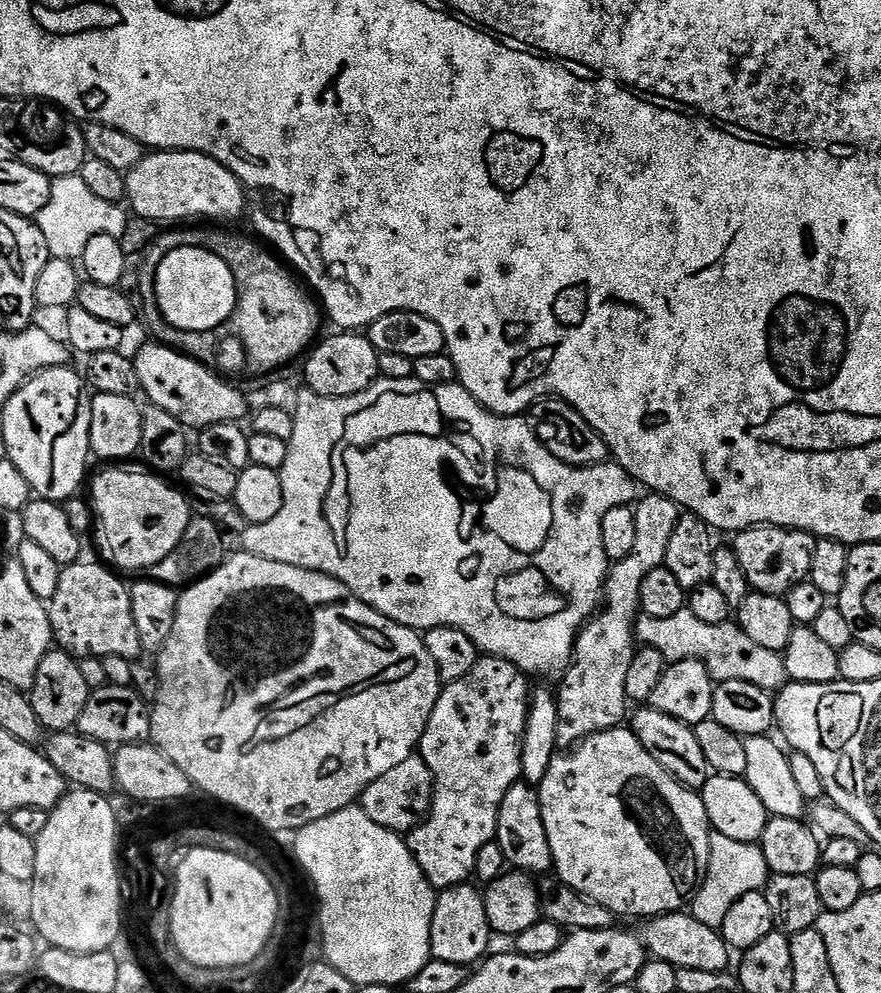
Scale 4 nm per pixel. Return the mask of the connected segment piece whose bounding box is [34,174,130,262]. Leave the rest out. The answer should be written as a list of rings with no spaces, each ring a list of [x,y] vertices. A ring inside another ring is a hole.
[[[80,175],[57,176],[50,186],[50,202],[46,202],[46,207],[34,217],[37,226],[42,230],[42,238],[46,238],[49,257],[54,259],[66,259],[73,262],[79,261],[80,255],[86,250],[86,245],[90,243],[90,238],[98,238],[98,234],[106,234],[119,238],[127,228],[130,219],[129,213],[123,212],[123,207],[106,202],[98,198],[86,187],[86,182],[82,182]]]

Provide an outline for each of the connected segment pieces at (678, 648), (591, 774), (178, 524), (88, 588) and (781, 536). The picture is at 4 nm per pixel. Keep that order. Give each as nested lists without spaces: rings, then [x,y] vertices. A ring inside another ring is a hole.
[[[687,610],[665,620],[641,615],[636,622],[636,639],[643,647],[658,650],[658,654],[662,654],[665,661],[697,660],[706,666],[706,670],[716,682],[750,682],[762,690],[775,693],[783,688],[788,680],[783,655],[774,650],[765,650],[755,642],[751,643],[749,636],[735,622],[710,626],[694,618],[694,614]]]
[[[631,727],[611,728],[605,732],[588,736],[571,750],[558,754],[550,762],[550,770],[546,770],[546,778],[542,778],[542,782],[538,785],[538,791],[542,806],[542,822],[546,826],[546,838],[550,838],[555,875],[560,883],[570,886],[581,896],[593,900],[595,904],[601,904],[606,911],[617,917],[644,916],[643,918],[663,916],[665,912],[678,912],[691,901],[700,885],[704,883],[704,875],[710,862],[710,838],[713,829],[708,823],[703,795],[699,791],[682,786],[671,774],[662,770],[662,766],[658,766],[658,762],[654,762],[654,758],[650,758],[646,746],[642,746],[642,742],[638,742]]]
[[[128,466],[105,468],[108,469],[98,473],[96,477],[93,475],[90,480],[90,488],[92,484],[90,503],[94,513],[96,544],[100,547],[101,554],[105,556],[103,559],[113,569],[140,568],[140,570],[147,570],[150,566],[162,562],[162,558],[166,558],[166,554],[170,554],[170,550],[174,550],[174,546],[178,546],[178,542],[182,542],[182,534],[186,534],[186,526],[192,521],[193,509],[188,509],[187,498],[178,489],[171,488],[164,481],[167,479],[161,478],[151,471],[131,472]]]
[[[84,563],[61,567],[58,588],[47,601],[53,641],[77,658],[117,656],[139,661],[144,647],[138,638],[138,626],[134,624],[129,585],[123,584],[116,577],[119,575],[103,563]]]
[[[762,524],[735,533],[734,540],[738,562],[742,562],[742,570],[746,570],[746,578],[752,589],[784,598],[795,584],[800,584],[807,577],[812,548],[816,545],[817,537],[811,532],[800,532],[797,528]]]

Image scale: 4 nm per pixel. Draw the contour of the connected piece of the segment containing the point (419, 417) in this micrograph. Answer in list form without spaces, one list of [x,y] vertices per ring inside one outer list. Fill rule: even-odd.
[[[380,378],[377,379],[375,384],[371,384],[366,390],[362,390],[353,396],[319,396],[316,392],[307,390],[301,392],[301,396],[296,400],[296,408],[294,407],[294,438],[288,440],[286,466],[282,466],[279,470],[282,478],[282,494],[284,495],[282,498],[282,510],[278,510],[278,515],[275,518],[270,518],[270,522],[247,525],[246,530],[248,530],[248,533],[244,536],[243,551],[254,554],[258,558],[266,558],[270,562],[286,562],[286,566],[298,566],[299,568],[314,570],[315,572],[332,576],[336,580],[342,581],[353,596],[357,596],[359,600],[366,602],[386,618],[390,618],[407,628],[427,630],[438,626],[450,626],[451,628],[462,630],[475,642],[481,653],[502,658],[506,662],[518,666],[520,671],[529,677],[559,677],[563,674],[572,662],[572,650],[576,647],[576,638],[580,635],[581,628],[596,615],[604,598],[604,586],[608,579],[610,562],[606,558],[606,550],[602,550],[602,518],[606,518],[606,513],[611,508],[617,508],[623,504],[631,505],[637,499],[637,481],[633,480],[627,470],[615,462],[595,464],[589,468],[573,468],[571,464],[554,458],[554,454],[550,454],[550,450],[546,450],[544,443],[536,437],[535,427],[527,419],[524,421],[524,418],[520,416],[496,416],[493,412],[488,412],[458,382],[431,388],[414,378],[411,380],[385,380]]]

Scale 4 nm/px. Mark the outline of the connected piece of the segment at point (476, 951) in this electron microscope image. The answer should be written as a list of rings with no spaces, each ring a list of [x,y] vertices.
[[[465,882],[443,889],[437,895],[434,918],[430,926],[431,959],[472,966],[489,955],[488,943],[494,940],[494,933],[486,918],[481,889],[471,888],[470,885],[471,883]]]

